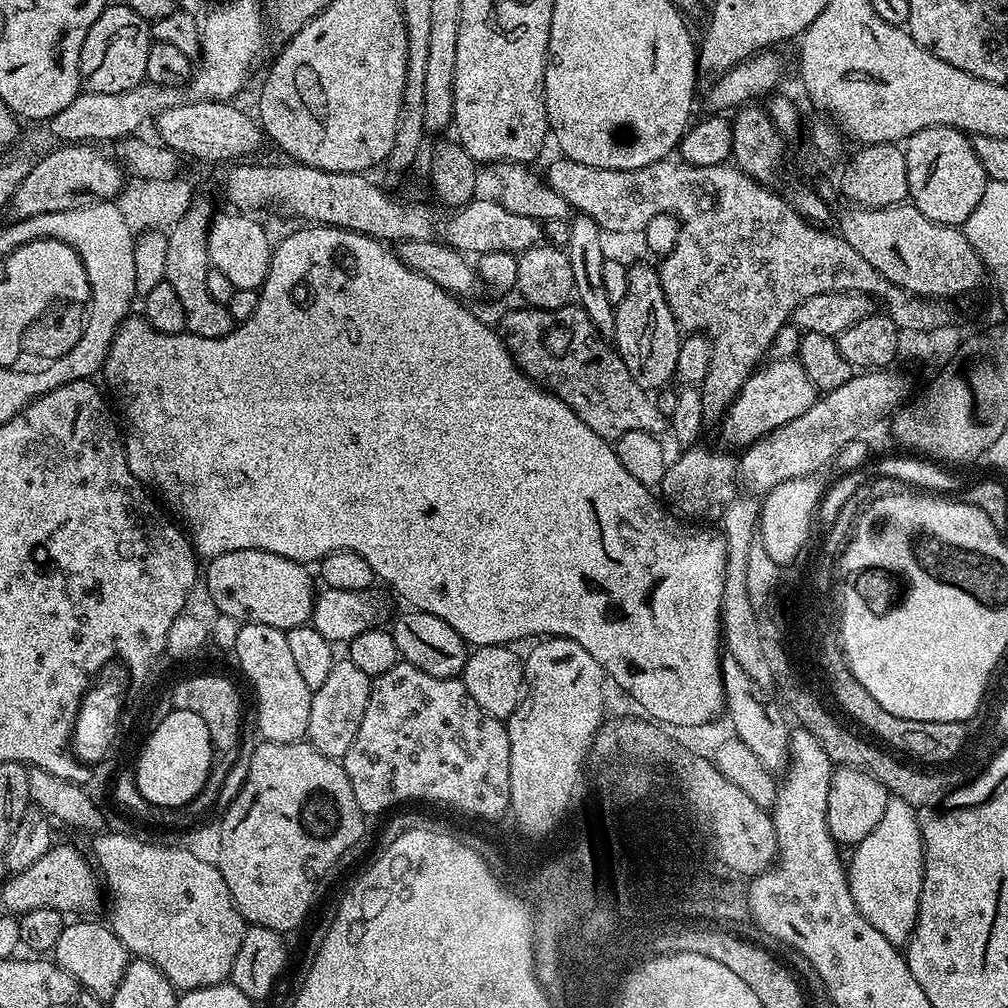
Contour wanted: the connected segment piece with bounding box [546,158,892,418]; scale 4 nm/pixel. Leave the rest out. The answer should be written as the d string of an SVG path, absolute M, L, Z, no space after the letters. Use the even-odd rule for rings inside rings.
M559 158L548 168L548 176L546 175L546 183L549 187L557 192L568 204L569 209L575 210L581 216L588 216L596 223L605 233L608 232L636 232L643 233L644 228L650 222L650 218L654 218L654 214L662 214L670 212L675 214L680 225L680 237L674 246L674 250L663 257L662 263L659 265L660 285L666 294L666 302L670 306L670 310L674 314L676 323L681 329L688 334L700 333L707 336L708 341L712 344L712 353L710 354L710 368L704 379L704 383L699 385L700 402L705 417L716 418L723 417L727 412L729 404L735 400L740 387L748 381L748 377L752 375L754 369L765 359L772 351L772 343L778 334L778 330L783 324L789 323L792 318L792 312L802 302L806 302L806 298L814 298L814 294L826 294L827 292L867 292L869 296L878 298L884 288L892 285L885 276L878 274L878 270L874 270L874 266L870 266L870 262L866 262L860 258L858 250L854 250L854 246L850 246L850 242L846 242L844 237L839 234L824 232L823 227L809 224L803 220L791 206L787 199L784 200L780 196L775 196L771 191L771 187L759 184L758 181L741 172L739 168L731 163L715 164L714 166L694 166L687 162L681 162L676 158L665 158L654 162L650 166L642 166L634 170L610 170L609 168L599 168L598 166L586 166L582 162L574 162L567 158Z

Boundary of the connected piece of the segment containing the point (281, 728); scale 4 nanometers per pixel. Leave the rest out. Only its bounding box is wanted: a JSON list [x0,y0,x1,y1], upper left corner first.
[234,623,313,744]

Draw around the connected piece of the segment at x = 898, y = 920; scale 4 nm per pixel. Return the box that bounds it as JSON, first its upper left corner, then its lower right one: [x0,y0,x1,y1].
[846,799,924,946]

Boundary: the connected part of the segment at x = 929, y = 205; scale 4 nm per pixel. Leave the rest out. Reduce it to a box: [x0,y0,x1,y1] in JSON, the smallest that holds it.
[903,128,989,226]

